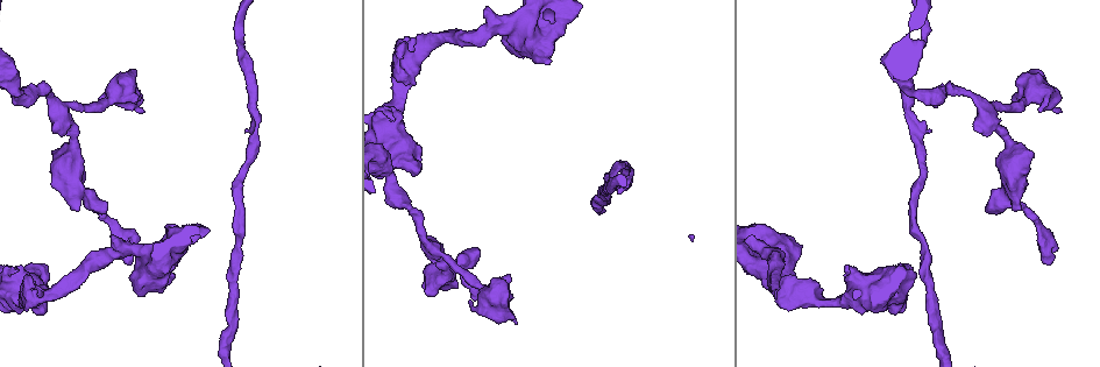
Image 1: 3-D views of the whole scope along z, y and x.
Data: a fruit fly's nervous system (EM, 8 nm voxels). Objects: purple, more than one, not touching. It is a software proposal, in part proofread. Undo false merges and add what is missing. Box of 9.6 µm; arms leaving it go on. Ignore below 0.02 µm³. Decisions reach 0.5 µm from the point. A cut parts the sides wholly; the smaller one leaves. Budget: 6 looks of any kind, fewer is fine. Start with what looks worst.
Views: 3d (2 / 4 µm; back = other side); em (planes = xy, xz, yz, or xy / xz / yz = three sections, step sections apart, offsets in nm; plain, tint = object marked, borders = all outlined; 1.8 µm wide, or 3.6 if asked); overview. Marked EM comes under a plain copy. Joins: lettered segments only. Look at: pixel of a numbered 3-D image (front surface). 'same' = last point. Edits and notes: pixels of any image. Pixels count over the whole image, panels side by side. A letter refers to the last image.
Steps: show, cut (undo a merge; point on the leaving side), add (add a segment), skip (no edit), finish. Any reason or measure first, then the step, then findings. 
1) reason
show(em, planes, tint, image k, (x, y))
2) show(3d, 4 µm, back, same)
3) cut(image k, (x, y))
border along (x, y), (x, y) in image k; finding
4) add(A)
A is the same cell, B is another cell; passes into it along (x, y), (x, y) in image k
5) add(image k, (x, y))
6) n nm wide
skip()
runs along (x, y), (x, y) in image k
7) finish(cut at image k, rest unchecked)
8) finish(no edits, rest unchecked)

sharp bend
show(em, planes, borders, image 1, (393, 154))

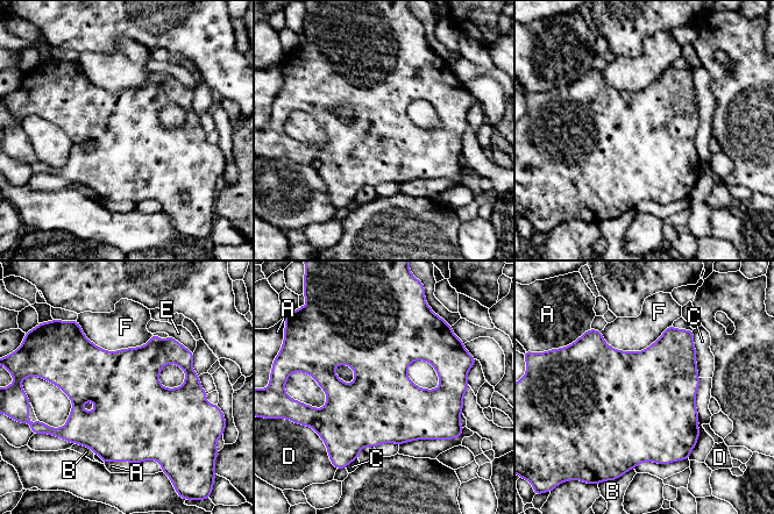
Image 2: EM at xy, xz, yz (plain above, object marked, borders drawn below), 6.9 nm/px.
skip()
A, B, C, D, E and F are other cells; one neuron here

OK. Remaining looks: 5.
four arms meet
show(3d, 2 µm, image 1, (409, 73))

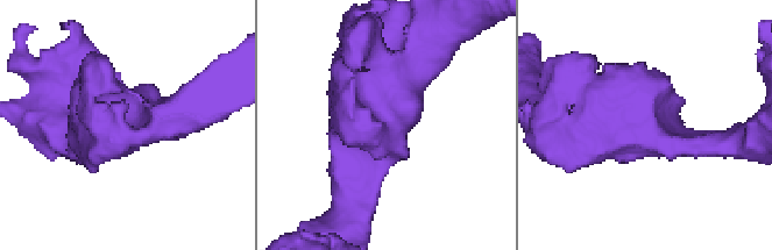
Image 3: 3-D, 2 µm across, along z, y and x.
4 arms; now the EM
show(em, yz, step 4, borders, image 3, (644, 118))

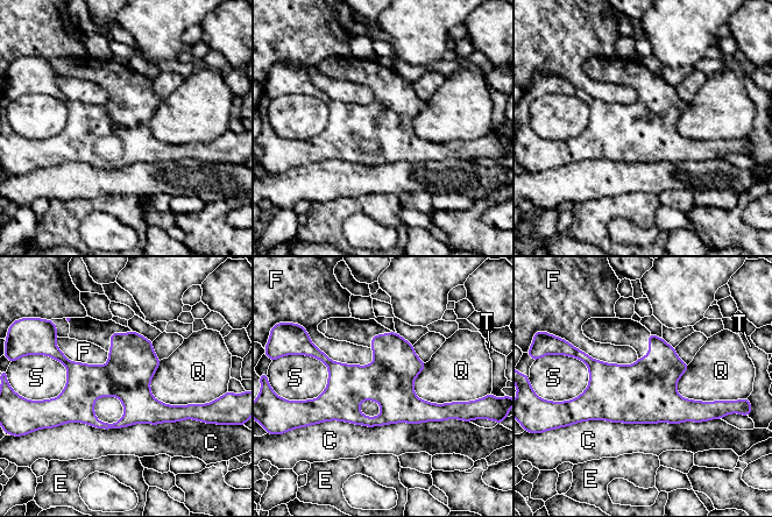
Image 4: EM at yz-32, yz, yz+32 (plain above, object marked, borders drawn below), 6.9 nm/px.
340 nm wide
skip()
C, E, F, Q, S and T are other cells; runs along (55, 404), (126, 388), (150, 411), (189, 408) in image 4; one neuron here

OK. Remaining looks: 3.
calibre changes
show(em, planes, borders, image 1, (444, 269))

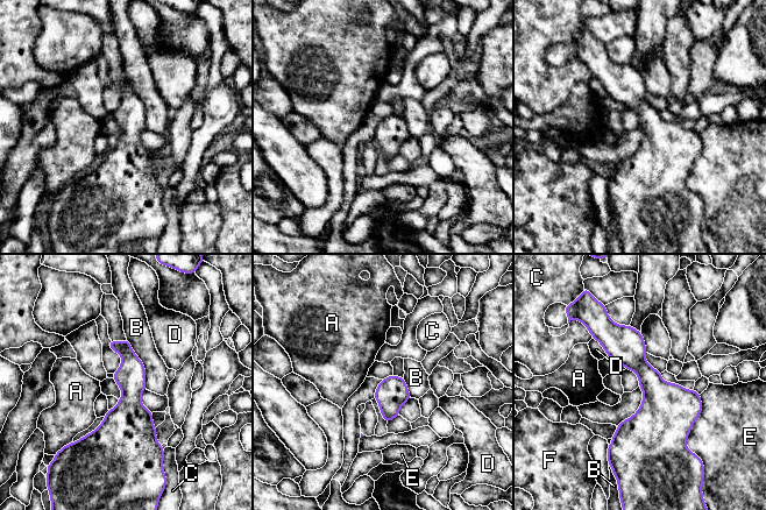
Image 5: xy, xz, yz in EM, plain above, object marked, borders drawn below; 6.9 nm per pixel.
skip()
A, B, C, D, E and F are other cells; border along (127, 339), (143, 366), (146, 388) in image 5; one neuron here

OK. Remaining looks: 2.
finish(no edits, rest unchecked)

